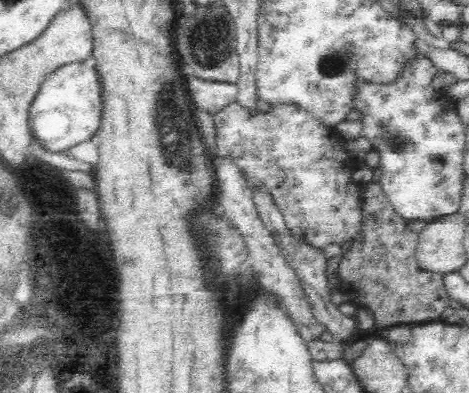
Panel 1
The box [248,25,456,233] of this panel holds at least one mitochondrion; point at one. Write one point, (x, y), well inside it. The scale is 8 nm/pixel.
(398, 140)

